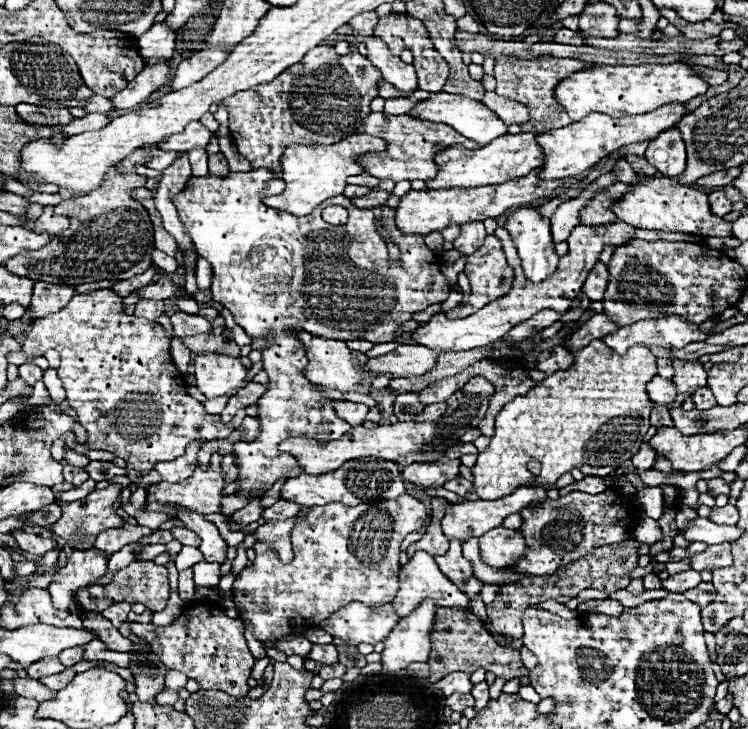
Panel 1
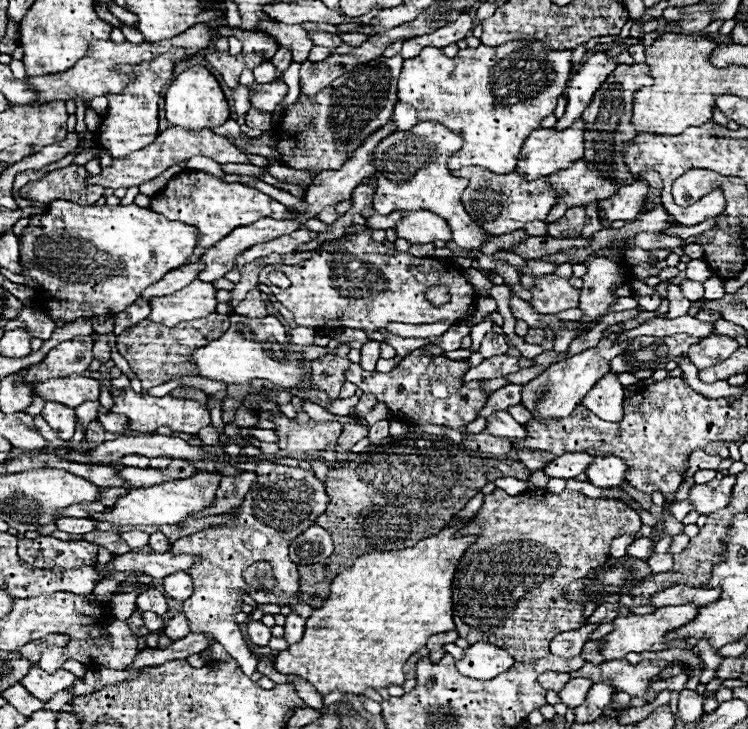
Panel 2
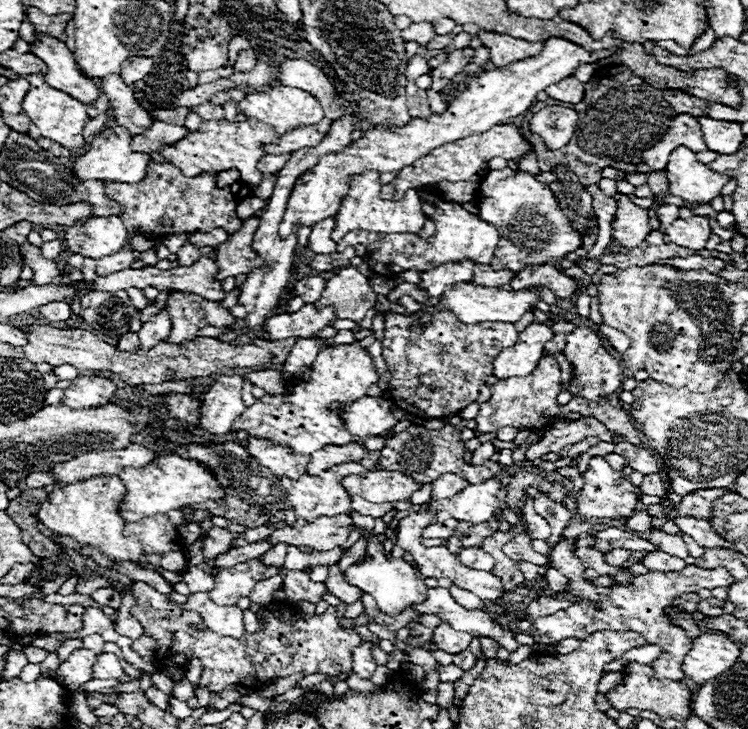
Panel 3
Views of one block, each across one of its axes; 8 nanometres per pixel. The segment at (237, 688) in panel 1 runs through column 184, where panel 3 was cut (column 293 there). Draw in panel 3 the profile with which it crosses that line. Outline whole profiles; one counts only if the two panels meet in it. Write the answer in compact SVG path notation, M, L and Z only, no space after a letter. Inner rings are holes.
M136 582L132 590L136 596L136 606L130 614L142 624L144 634L156 638L158 642L154 652L154 660L158 662L156 668L180 668L198 658L202 662L202 680L198 680L198 684L210 692L220 692L232 684L260 688L270 680L296 672L326 676L352 672L350 652L362 644L362 638L354 630L342 630L338 626L338 612L334 606L320 616L314 614L310 618L302 618L284 600L274 600L262 608L262 620L258 620L258 630L254 634L244 632L242 640L230 640L214 634L206 626L202 630L190 630L192 624L204 624L202 618L172 604L164 594L148 584Z

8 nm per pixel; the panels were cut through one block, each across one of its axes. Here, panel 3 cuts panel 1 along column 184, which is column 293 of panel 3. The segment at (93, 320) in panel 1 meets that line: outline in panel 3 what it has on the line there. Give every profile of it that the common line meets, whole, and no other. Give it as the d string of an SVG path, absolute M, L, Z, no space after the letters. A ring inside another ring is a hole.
M358 342L340 344L322 350L310 368L310 382L288 384L286 388L290 392L280 396L266 394L264 398L256 400L256 404L248 406L246 412L238 416L238 420L232 424L232 430L246 430L248 436L266 436L268 440L274 440L274 444L288 444L294 452L304 456L310 456L326 444L342 446L352 442L354 438L350 436L350 432L346 432L344 424L338 420L338 416L334 416L334 412L326 408L326 404L358 400L358 396L364 396L372 384L378 384L378 374L372 358Z

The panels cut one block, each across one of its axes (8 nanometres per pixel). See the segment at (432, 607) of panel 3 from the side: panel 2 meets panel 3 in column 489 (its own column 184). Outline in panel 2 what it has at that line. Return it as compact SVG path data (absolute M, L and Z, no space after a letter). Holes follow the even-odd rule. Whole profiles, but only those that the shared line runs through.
M182 612L176 614L174 618L170 618L170 620L166 622L166 626L164 626L164 634L166 634L172 642L184 638L188 632L190 632L190 626L188 626L188 620L186 620L186 616L184 616Z

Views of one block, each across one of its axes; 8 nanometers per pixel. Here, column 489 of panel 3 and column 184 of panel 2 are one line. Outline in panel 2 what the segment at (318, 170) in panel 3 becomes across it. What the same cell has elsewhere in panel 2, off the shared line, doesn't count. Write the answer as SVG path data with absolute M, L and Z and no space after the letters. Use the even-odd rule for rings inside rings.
M192 66L176 76L176 80L166 92L164 112L170 126L180 126L184 130L204 130L222 126L230 116L230 108L218 80L204 66Z

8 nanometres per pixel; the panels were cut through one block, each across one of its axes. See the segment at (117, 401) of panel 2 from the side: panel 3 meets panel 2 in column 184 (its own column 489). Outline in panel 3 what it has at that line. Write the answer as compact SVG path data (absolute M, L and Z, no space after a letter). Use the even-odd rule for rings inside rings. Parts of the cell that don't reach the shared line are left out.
M542 356L534 372L530 376L514 376L514 378L504 378L498 380L494 386L490 386L492 398L484 404L480 404L480 412L476 416L478 430L488 434L496 432L504 426L512 428L528 428L528 430L542 430L550 428L552 420L542 420L542 418L554 418L560 414L560 404L558 404L558 394L560 394L560 366L556 358L552 356Z

